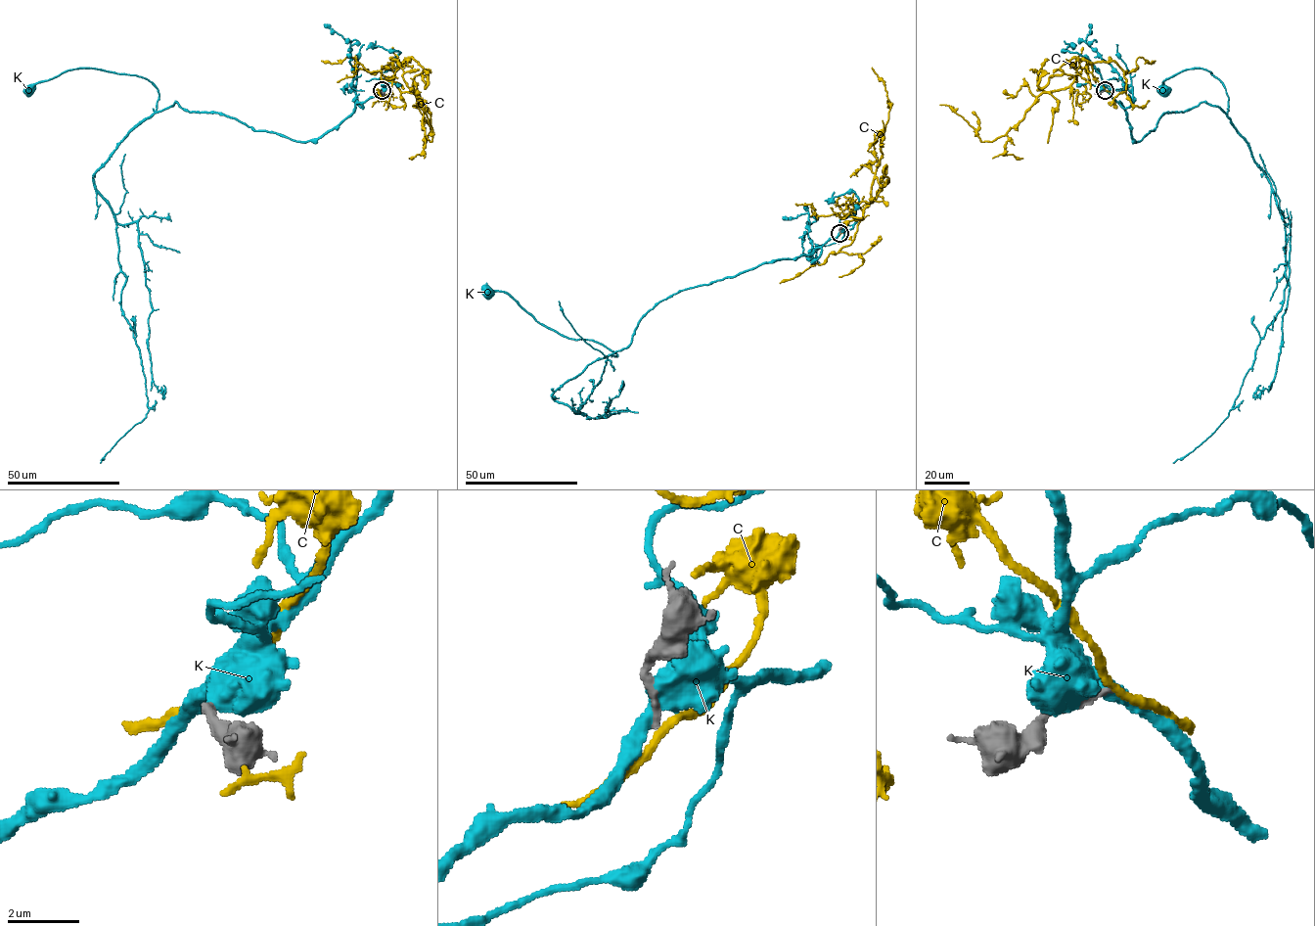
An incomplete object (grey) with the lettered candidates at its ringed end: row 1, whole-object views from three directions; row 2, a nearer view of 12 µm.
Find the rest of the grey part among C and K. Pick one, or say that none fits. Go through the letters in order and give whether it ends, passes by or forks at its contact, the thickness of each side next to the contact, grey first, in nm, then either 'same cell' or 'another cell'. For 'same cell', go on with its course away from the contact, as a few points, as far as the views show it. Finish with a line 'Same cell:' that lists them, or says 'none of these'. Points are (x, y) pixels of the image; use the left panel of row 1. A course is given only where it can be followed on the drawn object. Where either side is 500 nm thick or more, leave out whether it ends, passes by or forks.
C: it passes by; calibres 200 and 200 nm; another cell
K: calibres 280 and 550 nm; another cell
Same cell: none of these

